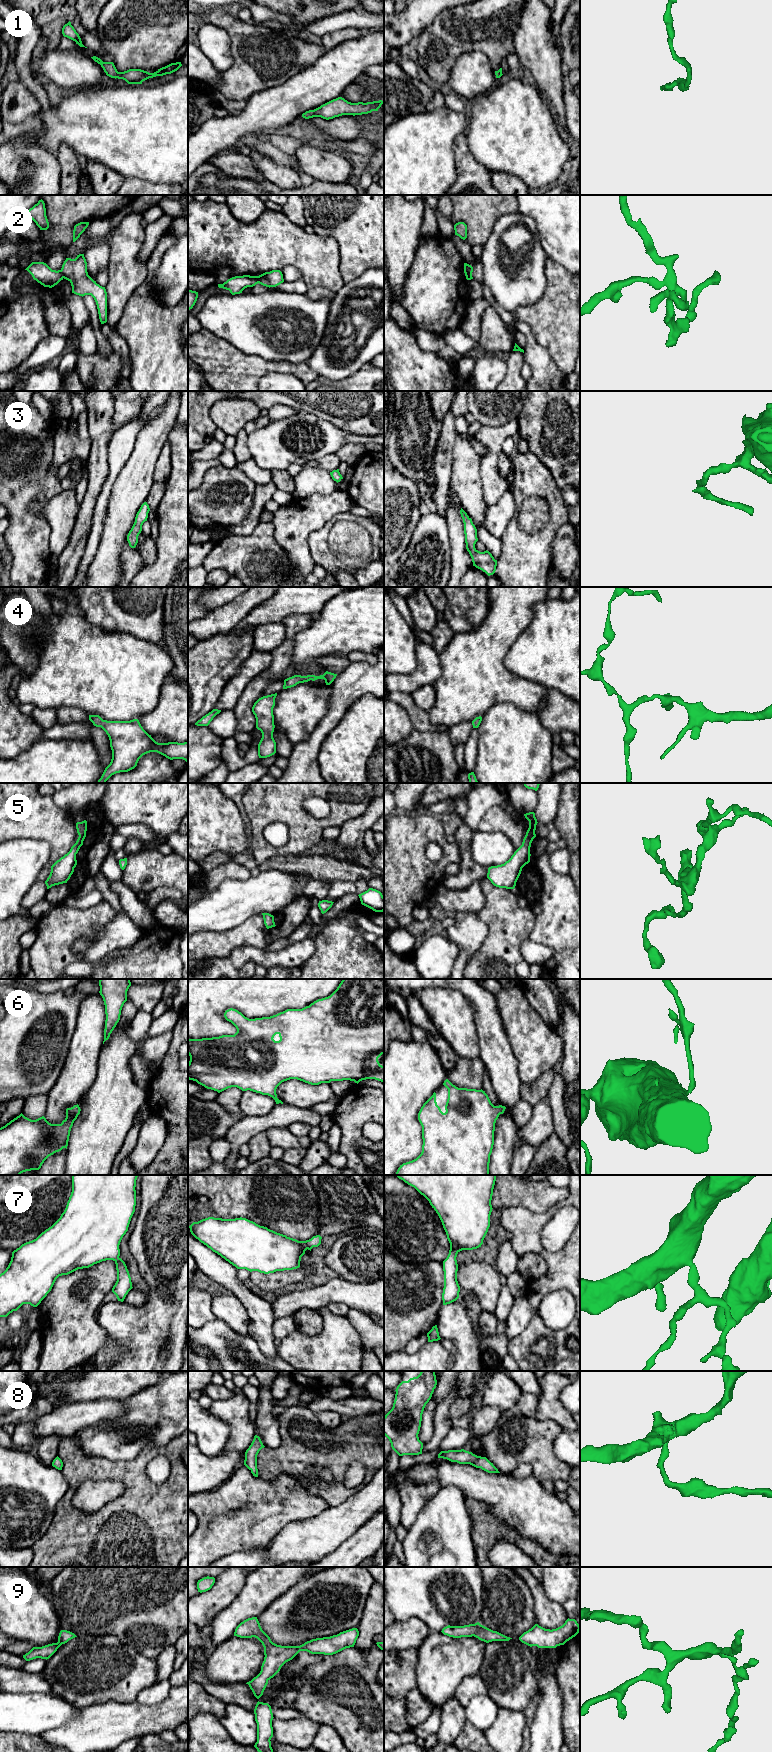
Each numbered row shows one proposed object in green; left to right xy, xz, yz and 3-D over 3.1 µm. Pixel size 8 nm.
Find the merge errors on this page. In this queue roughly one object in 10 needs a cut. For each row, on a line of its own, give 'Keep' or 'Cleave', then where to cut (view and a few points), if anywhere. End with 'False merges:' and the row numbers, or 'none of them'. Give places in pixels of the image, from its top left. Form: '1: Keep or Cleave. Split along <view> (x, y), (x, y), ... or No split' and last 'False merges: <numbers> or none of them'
1: Keep. No split
2: Cleave. Split along xy (60, 270), (63, 277)
3: Keep. No split
4: Keep. No split
5: Keep. No split
6: Keep. No split
7: Keep. No split
8: Keep. No split
9: Keep. No split
False merges: 2

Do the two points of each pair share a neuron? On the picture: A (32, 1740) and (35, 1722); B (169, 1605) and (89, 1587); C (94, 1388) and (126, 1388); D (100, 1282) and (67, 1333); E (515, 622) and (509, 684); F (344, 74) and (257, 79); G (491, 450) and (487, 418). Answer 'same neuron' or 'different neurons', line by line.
A: different neurons
B: same neuron
C: same neuron
D: same neuron
E: same neuron
F: different neurons
G: different neurons

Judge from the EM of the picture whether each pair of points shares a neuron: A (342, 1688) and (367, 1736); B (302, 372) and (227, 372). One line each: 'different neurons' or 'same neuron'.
A: same neuron
B: same neuron

